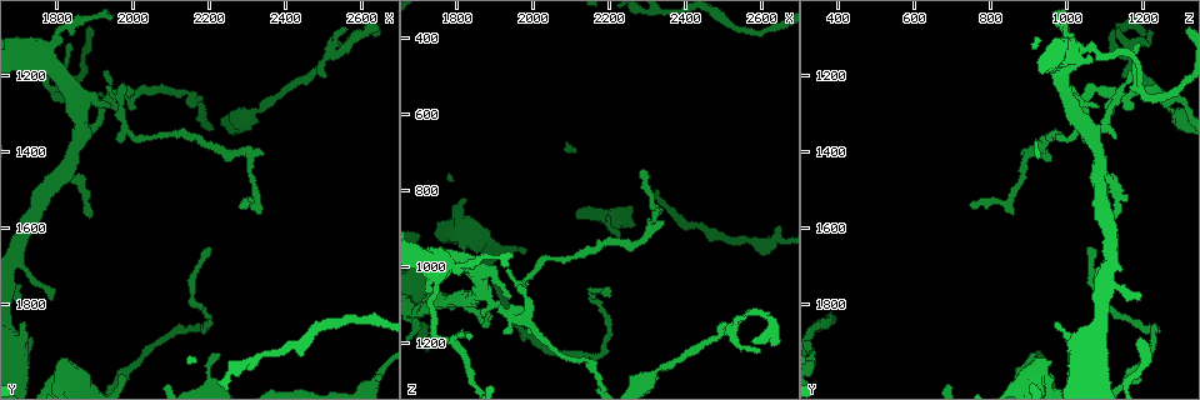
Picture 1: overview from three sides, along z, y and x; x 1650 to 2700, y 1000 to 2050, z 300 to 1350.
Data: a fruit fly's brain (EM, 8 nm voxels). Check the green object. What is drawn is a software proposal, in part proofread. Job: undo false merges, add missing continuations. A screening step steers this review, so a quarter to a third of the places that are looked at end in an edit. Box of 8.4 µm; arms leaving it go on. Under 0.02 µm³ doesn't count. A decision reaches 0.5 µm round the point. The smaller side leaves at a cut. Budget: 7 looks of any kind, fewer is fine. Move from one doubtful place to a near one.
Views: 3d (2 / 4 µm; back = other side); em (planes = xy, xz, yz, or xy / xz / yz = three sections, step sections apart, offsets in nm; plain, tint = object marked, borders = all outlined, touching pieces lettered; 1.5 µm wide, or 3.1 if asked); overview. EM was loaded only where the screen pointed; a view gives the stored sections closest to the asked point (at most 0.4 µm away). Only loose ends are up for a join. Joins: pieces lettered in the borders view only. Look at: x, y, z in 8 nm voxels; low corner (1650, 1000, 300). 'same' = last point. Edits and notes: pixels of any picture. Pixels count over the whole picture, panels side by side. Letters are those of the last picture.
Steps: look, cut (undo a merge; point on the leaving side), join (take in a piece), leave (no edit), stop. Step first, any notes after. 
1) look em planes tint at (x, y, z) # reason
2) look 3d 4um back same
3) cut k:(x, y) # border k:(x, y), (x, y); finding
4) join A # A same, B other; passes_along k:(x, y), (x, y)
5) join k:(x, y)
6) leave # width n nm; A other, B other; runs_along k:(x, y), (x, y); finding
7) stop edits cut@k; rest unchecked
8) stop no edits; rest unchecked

look em planes plain at (1970, 1245, 1135) # branch point

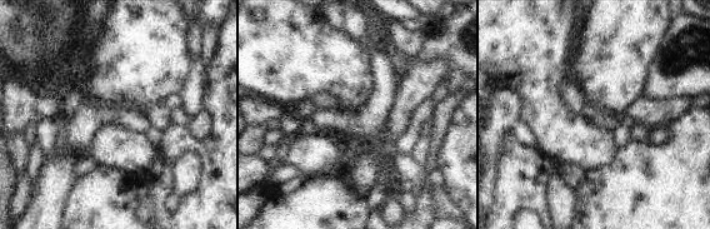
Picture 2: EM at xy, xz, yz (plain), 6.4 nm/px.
look em planes borders same

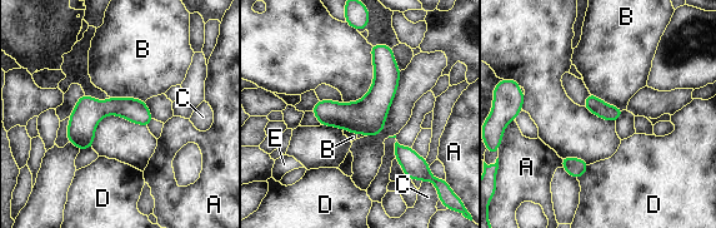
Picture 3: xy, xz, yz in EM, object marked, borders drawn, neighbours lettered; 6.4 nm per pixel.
leave # width 110 nm; A other, B other, C other, D other, E other; continuous, no second cell

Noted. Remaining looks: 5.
look 3d 4um at (1730, 1155, 1110) # thick turns thin

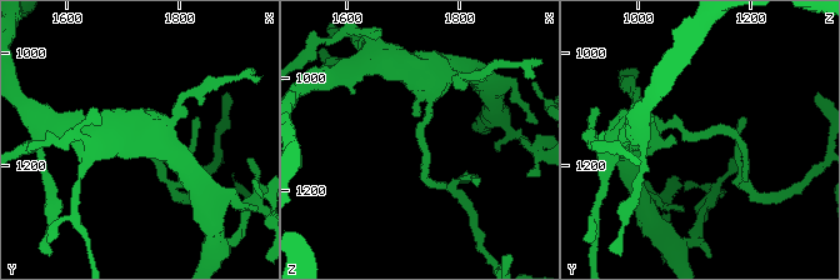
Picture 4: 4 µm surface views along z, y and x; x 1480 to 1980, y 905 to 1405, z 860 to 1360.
look em planes borders at (1730, 1150, 1105)

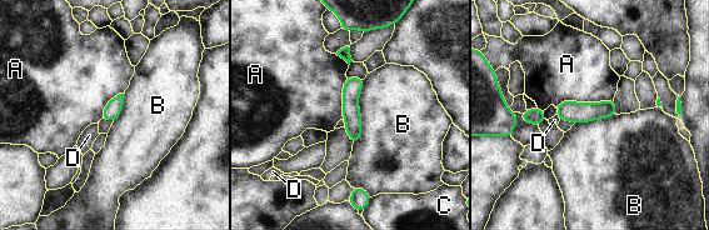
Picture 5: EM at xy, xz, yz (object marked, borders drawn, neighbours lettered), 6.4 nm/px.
leave # width 120 nm; A other, B other, C other, D other; continuous, no second cell

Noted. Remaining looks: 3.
look em 3.1um planes tint at (2180, 1860, 1225) # abrupt turn

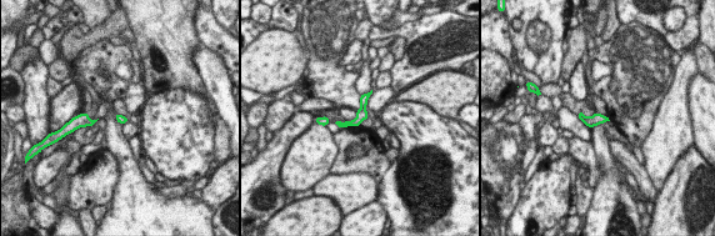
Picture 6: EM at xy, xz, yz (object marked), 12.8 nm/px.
look em 3.1um planes borders same

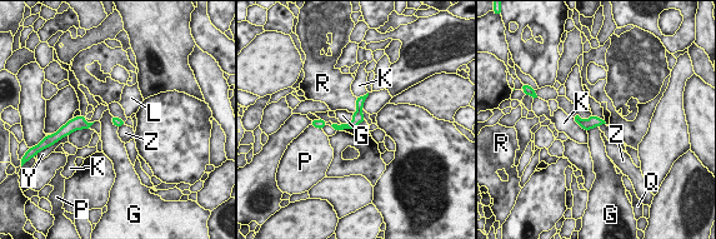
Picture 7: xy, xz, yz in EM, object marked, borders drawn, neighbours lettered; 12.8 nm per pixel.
leave # G other, K other, L other, P other, Q other, R other, Y other, Z other; border 7:(353, 113), (353, 119), (343, 124); continuous, no second cell

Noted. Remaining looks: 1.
stop no edits; rest unchecked

